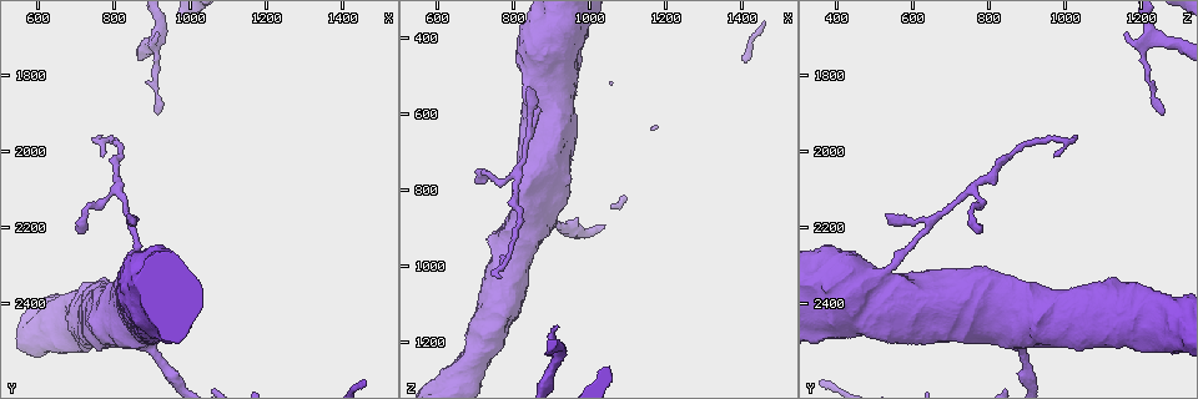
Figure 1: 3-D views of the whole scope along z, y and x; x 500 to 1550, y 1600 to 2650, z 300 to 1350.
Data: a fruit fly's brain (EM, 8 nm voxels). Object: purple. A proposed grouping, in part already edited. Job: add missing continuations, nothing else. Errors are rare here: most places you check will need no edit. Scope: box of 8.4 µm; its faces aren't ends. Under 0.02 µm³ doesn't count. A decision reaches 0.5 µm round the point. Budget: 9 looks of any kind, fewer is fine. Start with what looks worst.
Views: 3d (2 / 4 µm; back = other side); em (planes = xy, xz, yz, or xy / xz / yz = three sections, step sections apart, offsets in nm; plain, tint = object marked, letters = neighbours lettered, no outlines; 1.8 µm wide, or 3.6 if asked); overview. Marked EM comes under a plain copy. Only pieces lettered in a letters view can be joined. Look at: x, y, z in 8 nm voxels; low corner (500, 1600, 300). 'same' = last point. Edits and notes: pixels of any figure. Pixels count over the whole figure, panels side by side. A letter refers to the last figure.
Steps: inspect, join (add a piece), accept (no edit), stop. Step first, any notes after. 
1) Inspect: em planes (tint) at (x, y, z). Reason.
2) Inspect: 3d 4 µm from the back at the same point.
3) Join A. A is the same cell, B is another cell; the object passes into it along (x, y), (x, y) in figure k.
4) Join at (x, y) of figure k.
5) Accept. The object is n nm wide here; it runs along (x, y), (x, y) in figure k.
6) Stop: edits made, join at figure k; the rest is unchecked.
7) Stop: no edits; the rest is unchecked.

Inspect: 3d 2 µm at (920, 1690, 1160).

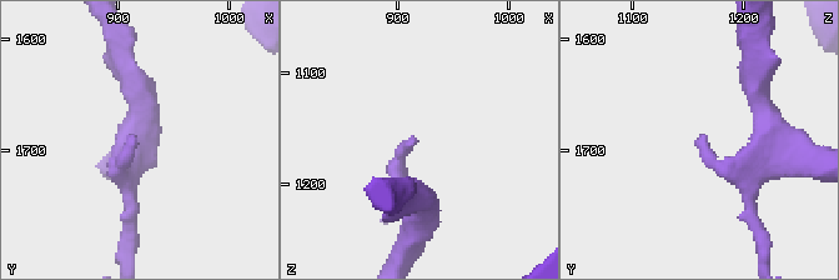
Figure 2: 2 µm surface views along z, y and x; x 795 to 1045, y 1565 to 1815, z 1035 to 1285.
Inspect: em xz step 4 (letters) at (916, 1688, 1160).

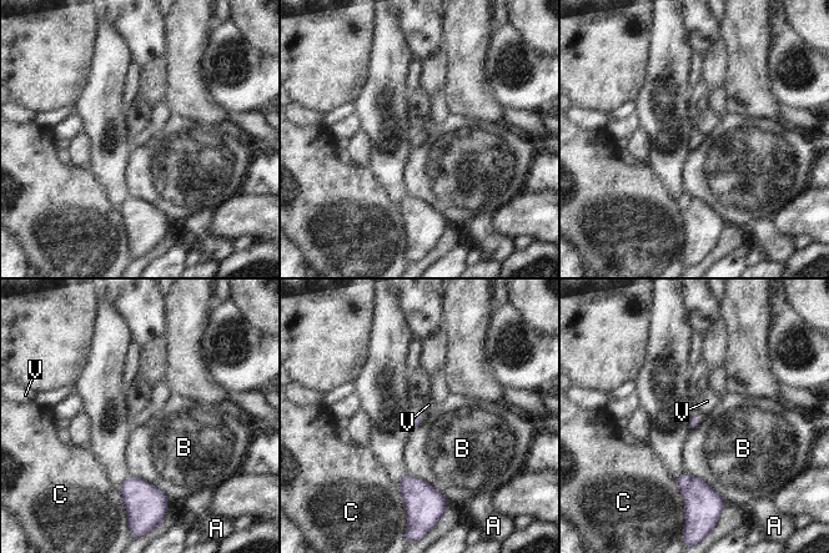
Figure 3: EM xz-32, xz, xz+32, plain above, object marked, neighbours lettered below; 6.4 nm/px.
Inspect: em planes (letters) at the same point. Cut it another way.

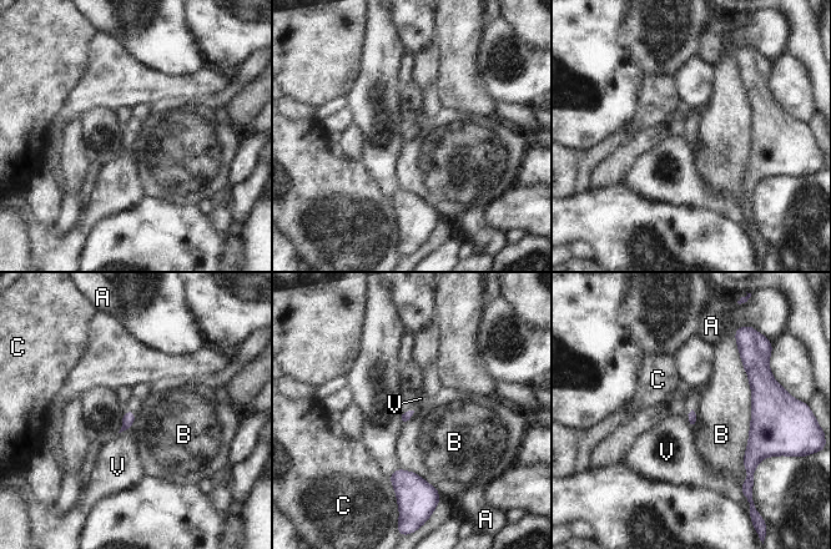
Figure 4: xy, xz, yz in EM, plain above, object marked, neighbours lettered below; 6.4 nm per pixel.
Accept. The longest contact is with B, 950 nm; A, B, C and V are other cells; a border runs along (735, 337), (751, 392), (745, 480) in figure 4; no lettered piece goes on from it.

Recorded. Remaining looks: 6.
Inspect: em xz step 4 (letters) at (765, 1955, 1035). Branch stops here.

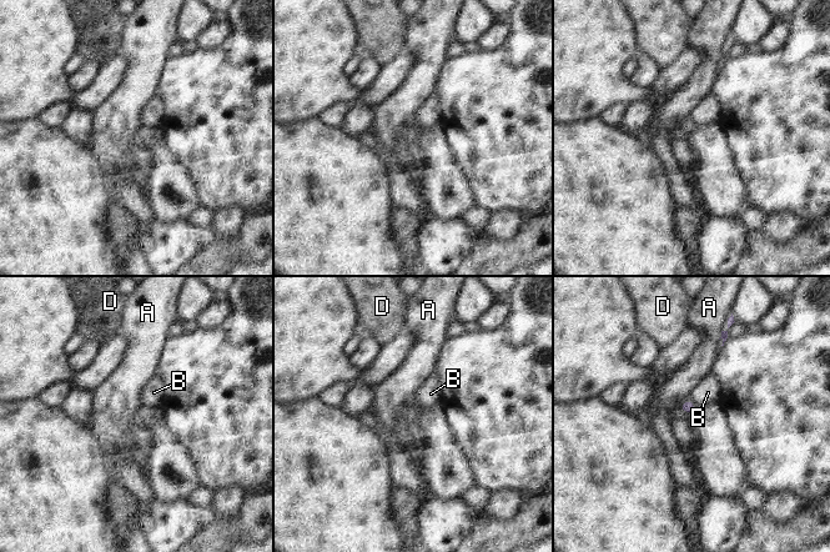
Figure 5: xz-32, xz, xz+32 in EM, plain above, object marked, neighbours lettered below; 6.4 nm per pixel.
Inspect: em planes (letters) at the same point.

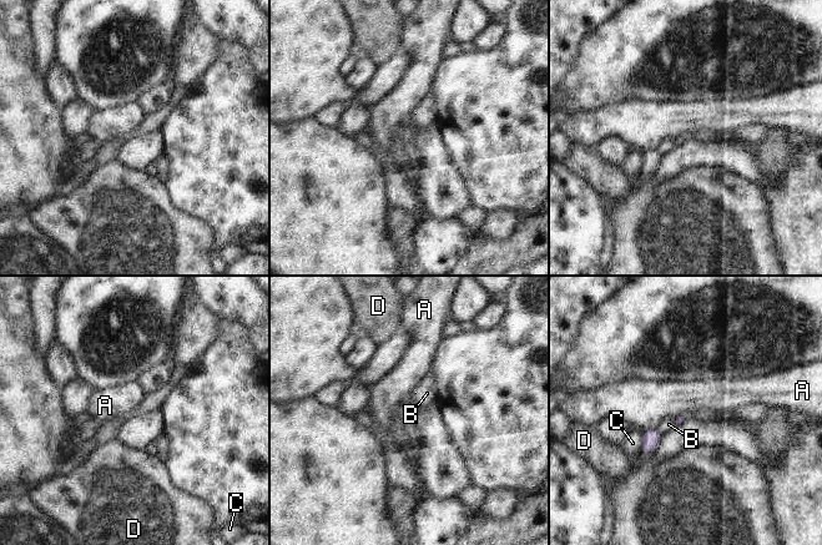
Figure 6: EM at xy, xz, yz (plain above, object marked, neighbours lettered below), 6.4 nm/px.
Accept. A, B, C and D are other cells; no lettered piece goes on from it.

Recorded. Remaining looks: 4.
Inspect: em yz step 4 (tint) at (910, 1910, 1265). Tapers out.

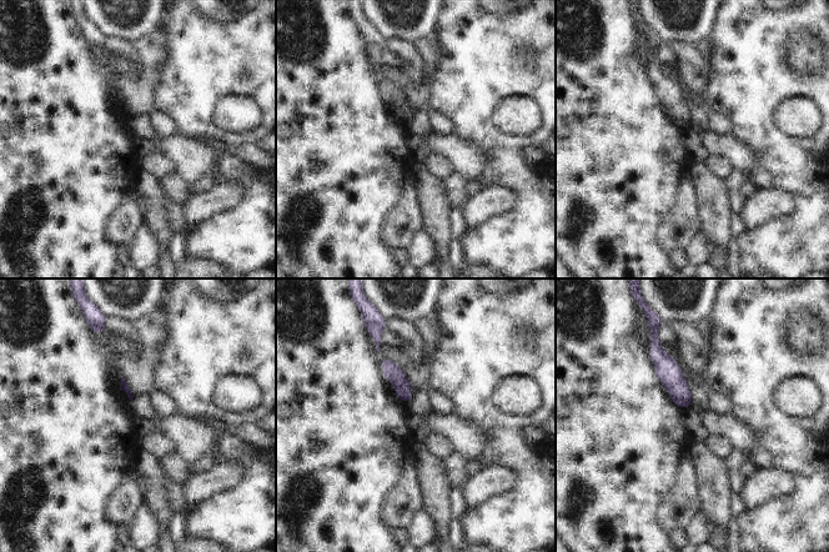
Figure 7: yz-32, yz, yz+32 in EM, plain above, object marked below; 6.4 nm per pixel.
Inspect: em planes (letters) at the same point. Another direction.

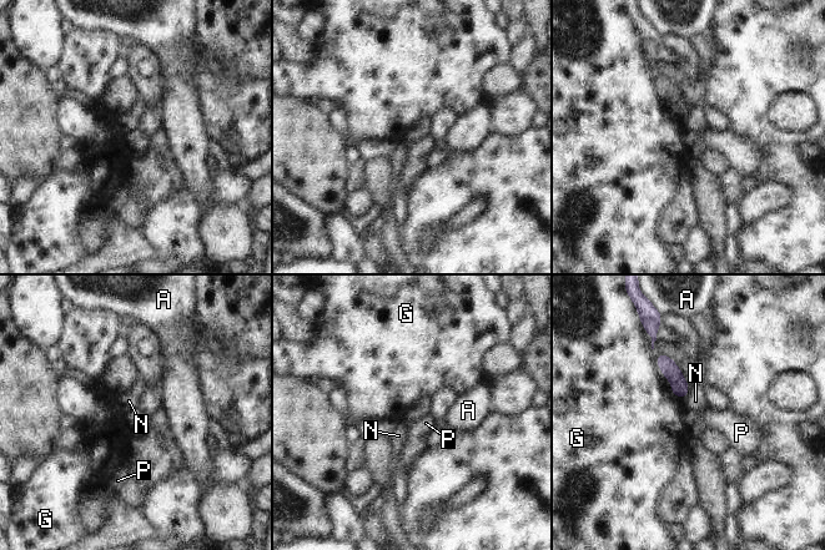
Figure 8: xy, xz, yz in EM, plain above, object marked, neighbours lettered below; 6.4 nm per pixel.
Accept. A, G, N and P are other cells; a border runs along (688, 383), (688, 393), (684, 397) in figure 8; no lettered piece goes on from it.

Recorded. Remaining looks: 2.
Inspect: em yz step 4 (letters) at (725, 2190, 780). Branch stops here.

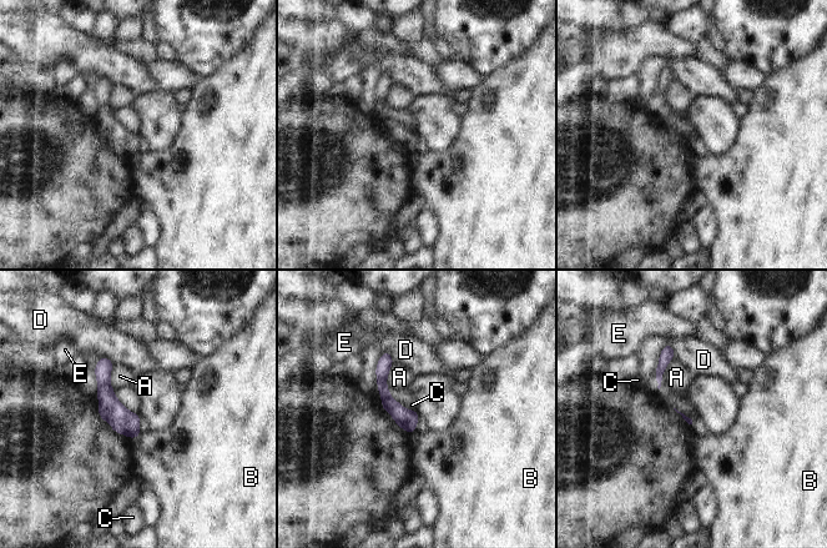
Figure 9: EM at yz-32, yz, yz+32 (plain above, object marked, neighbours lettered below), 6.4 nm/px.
Inspect: em xz step 8 (letters) at the same point.

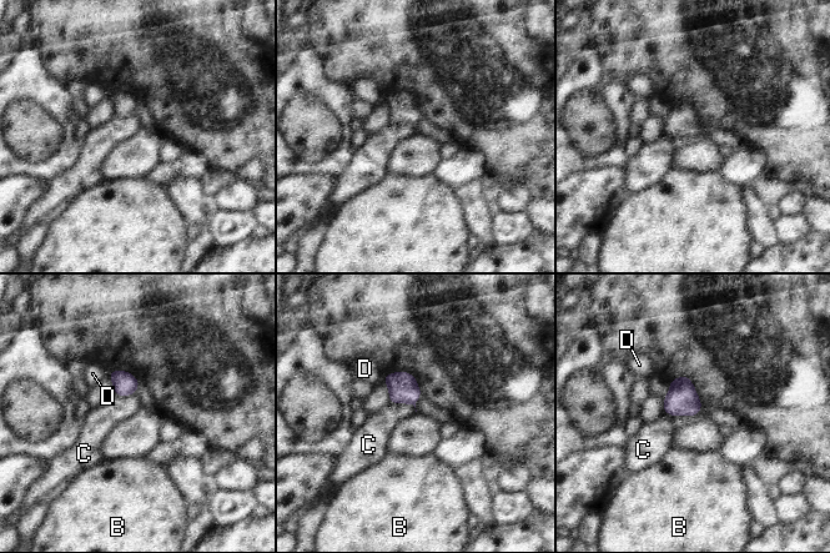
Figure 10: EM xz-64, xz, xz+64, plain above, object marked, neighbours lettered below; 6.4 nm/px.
Accept. B, C and D are other cells; no lettered piece goes on from it.

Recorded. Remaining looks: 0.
Stop: no edits; the rest is unchecked.

